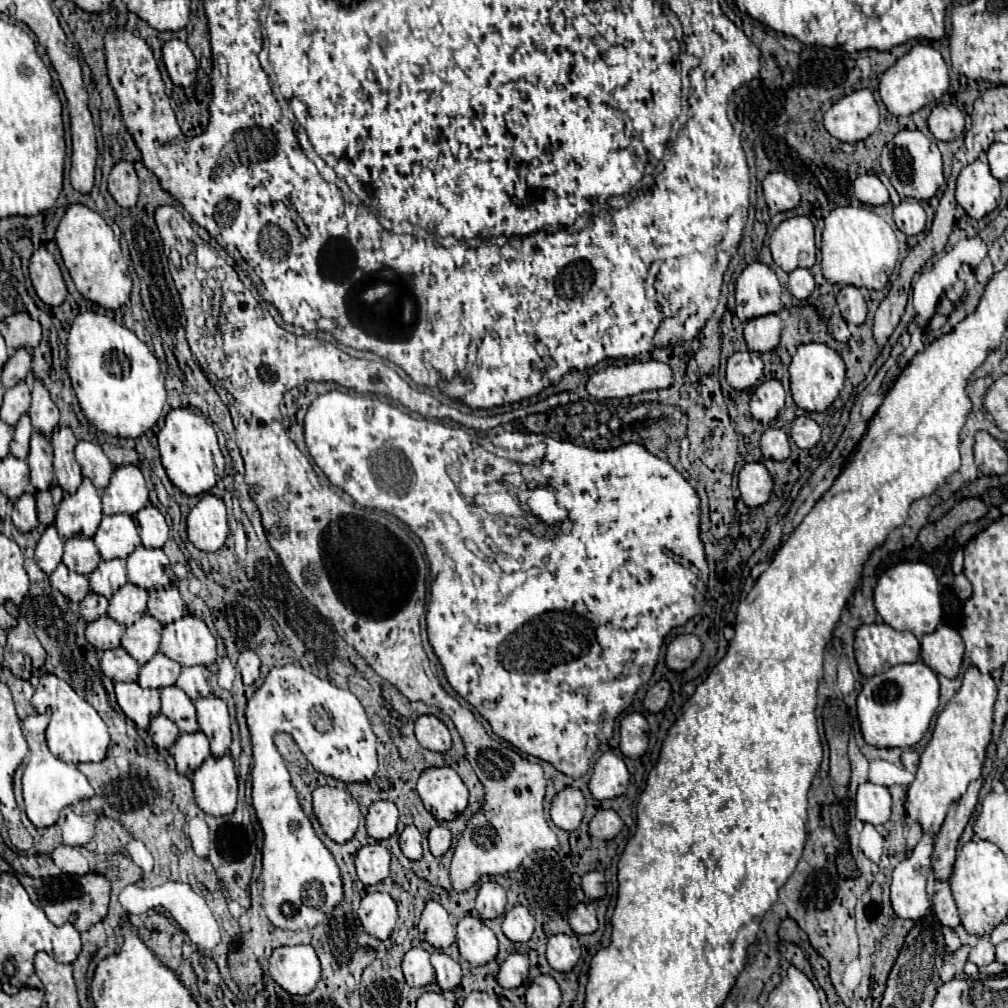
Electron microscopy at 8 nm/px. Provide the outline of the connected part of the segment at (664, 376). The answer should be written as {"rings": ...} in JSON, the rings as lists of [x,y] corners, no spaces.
{"rings":[[[633,361],[625,367],[607,367],[595,373],[587,383],[587,391],[597,399],[611,399],[669,387],[671,383],[673,375],[665,363]]]}

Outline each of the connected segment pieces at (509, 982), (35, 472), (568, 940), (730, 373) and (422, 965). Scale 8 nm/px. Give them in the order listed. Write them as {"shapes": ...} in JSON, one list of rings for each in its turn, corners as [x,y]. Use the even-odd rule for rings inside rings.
{"shapes":[[[[511,953],[497,971],[497,983],[505,989],[513,989],[523,985],[529,975],[529,961],[521,953]]],[[[33,431],[27,463],[31,467],[31,485],[37,491],[43,491],[43,487],[51,487],[53,483],[53,445],[43,433]]],[[[559,933],[559,935],[549,937],[547,961],[555,971],[565,973],[565,971],[573,969],[573,965],[579,961],[579,957],[581,957],[581,947],[579,947],[579,941],[575,935],[571,937],[571,935]]],[[[733,353],[727,361],[727,383],[733,389],[747,389],[763,375],[763,361],[759,353]]],[[[413,947],[403,957],[403,975],[409,985],[423,987],[433,979],[433,967],[429,963],[429,953],[421,947]]]]}

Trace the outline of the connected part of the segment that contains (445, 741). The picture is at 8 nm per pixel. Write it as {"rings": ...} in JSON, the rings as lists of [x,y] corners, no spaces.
{"rings":[[[421,715],[415,721],[417,741],[431,751],[447,751],[451,747],[451,735],[445,723],[435,715]]]}

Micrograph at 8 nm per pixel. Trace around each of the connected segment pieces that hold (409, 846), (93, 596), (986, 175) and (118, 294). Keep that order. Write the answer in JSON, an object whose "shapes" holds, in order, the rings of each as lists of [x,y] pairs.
{"shapes":[[[[407,825],[401,833],[401,839],[399,839],[399,845],[401,845],[401,851],[407,859],[419,859],[421,857],[421,833],[417,831],[415,825]]],[[[89,593],[81,603],[79,603],[79,613],[83,615],[85,621],[95,621],[97,617],[105,615],[107,613],[107,599],[103,595],[97,595],[97,593]]],[[[985,159],[969,163],[957,177],[955,199],[961,207],[967,207],[971,217],[971,207],[989,207],[991,211],[999,203],[999,181],[991,175]]],[[[71,205],[63,215],[57,233],[55,233],[57,247],[61,251],[63,263],[75,281],[77,291],[105,309],[119,309],[127,303],[131,293],[131,277],[129,277],[129,263],[123,257],[119,239],[113,235],[113,229],[105,223],[105,219],[91,211],[85,205]]]]}

